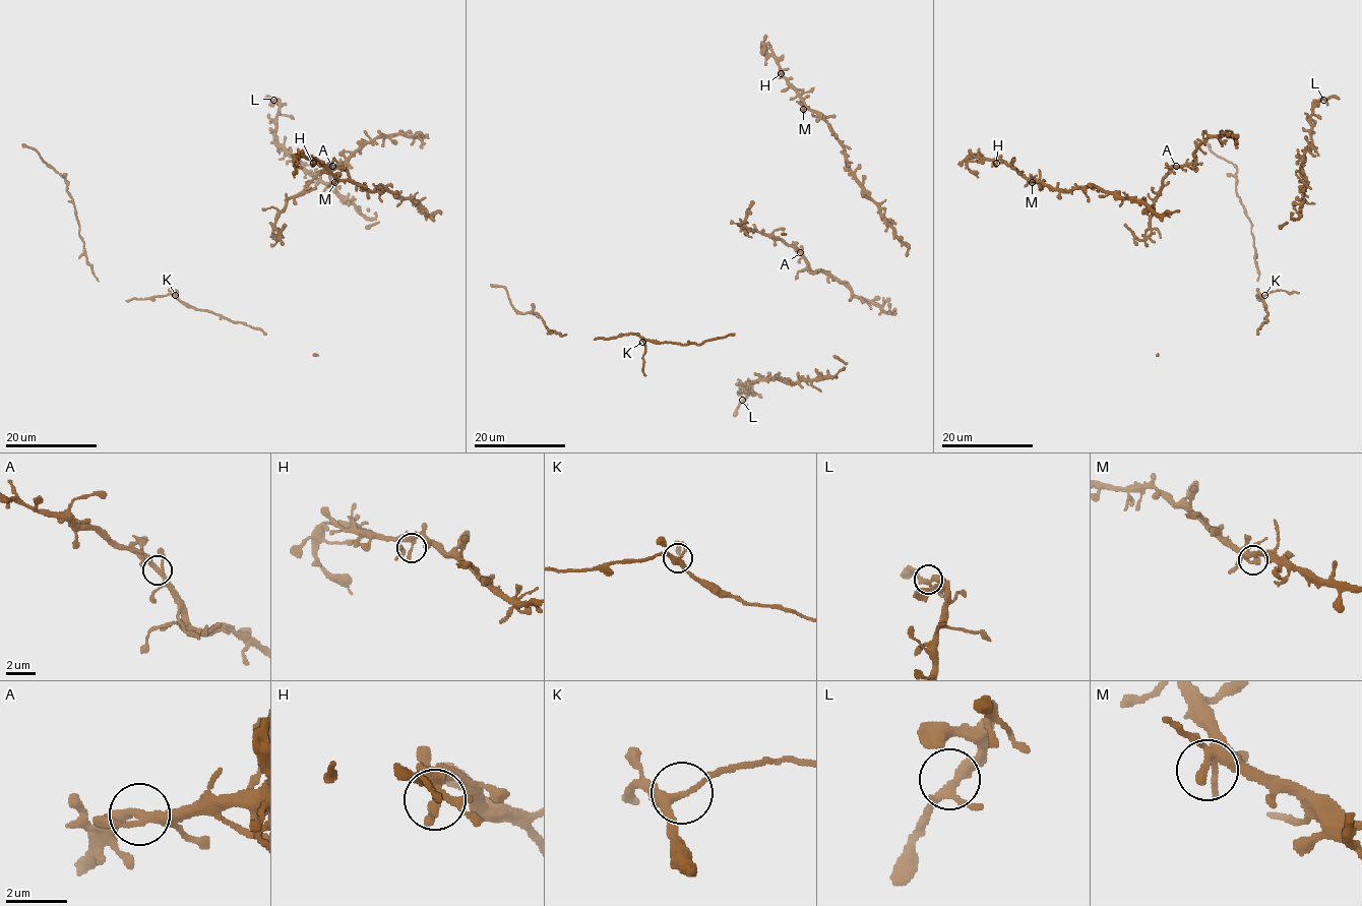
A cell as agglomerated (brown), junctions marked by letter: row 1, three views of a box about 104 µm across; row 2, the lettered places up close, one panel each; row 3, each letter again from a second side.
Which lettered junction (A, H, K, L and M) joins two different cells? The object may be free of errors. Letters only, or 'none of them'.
none of them

